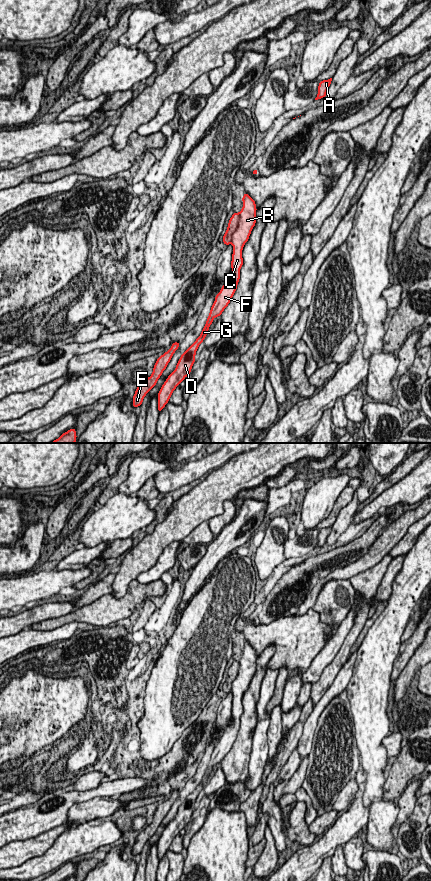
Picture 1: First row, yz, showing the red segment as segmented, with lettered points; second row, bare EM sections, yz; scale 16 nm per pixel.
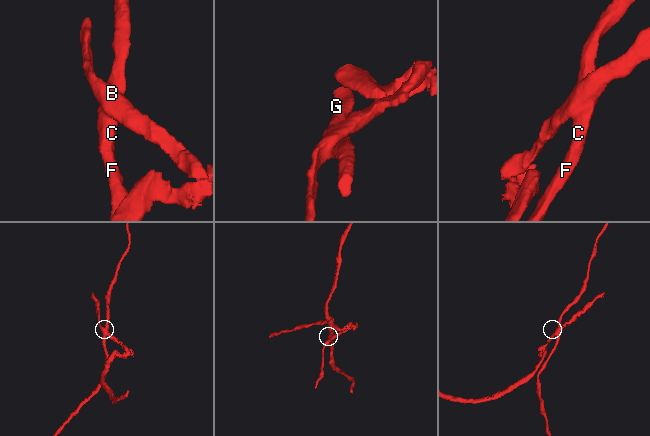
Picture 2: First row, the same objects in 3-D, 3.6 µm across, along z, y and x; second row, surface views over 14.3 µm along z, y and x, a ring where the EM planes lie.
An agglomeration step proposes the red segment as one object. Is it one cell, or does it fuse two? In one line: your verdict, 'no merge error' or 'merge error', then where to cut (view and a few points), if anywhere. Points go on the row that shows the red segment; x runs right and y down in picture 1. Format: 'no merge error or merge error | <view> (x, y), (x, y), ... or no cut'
merge error | yz (239, 213), (238, 226), (232, 235), (231, 241)

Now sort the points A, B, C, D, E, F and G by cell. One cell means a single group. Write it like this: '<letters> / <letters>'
A B C D F G / E

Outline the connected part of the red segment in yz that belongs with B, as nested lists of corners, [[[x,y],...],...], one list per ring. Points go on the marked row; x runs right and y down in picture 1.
[[[244,192],[242,197],[243,208],[239,212],[240,219],[238,227],[232,235],[233,254],[231,261],[231,269],[233,276],[228,278],[222,286],[220,292],[216,295],[215,301],[211,307],[206,324],[202,329],[200,336],[196,341],[181,355],[175,370],[168,376],[158,393],[158,411],[159,413],[169,402],[170,396],[176,387],[184,381],[186,376],[190,375],[192,366],[195,362],[195,355],[199,345],[204,341],[210,325],[215,317],[221,316],[224,309],[228,306],[237,289],[240,279],[240,269],[243,265],[242,250],[245,243],[249,240],[249,236],[256,224],[256,203]]]

